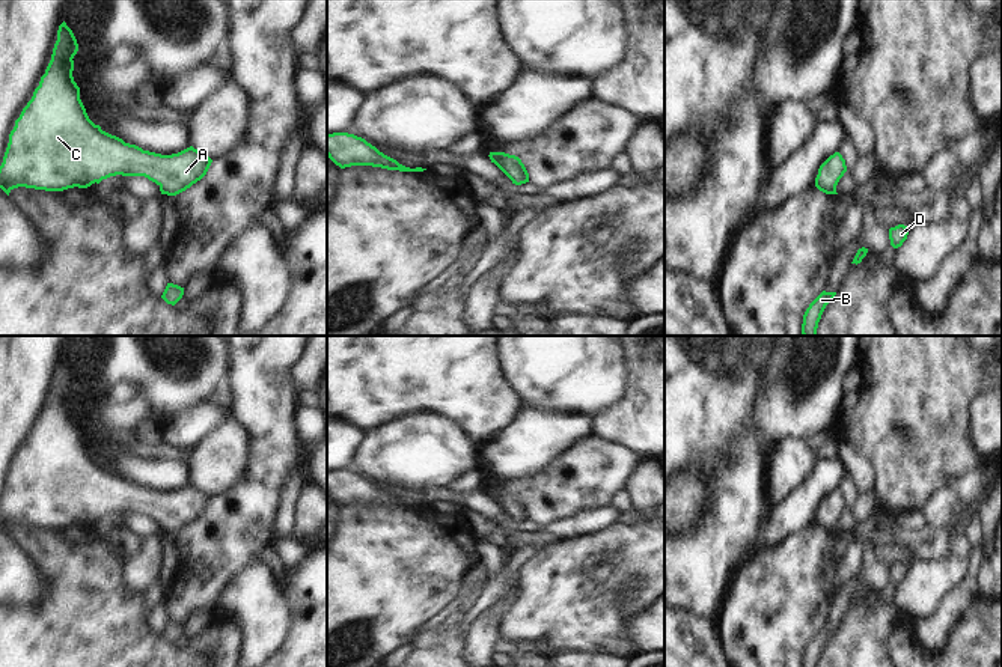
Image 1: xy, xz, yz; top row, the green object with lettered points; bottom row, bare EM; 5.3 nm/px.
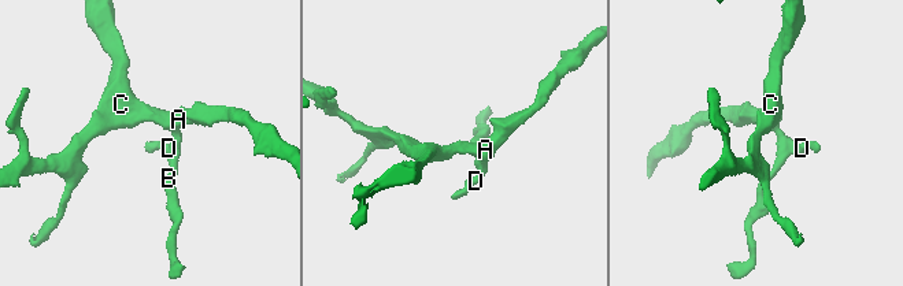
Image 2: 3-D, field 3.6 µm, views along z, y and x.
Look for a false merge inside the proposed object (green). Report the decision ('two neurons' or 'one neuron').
one neuron

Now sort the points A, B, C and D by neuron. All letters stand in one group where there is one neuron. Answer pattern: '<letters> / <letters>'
A B C D

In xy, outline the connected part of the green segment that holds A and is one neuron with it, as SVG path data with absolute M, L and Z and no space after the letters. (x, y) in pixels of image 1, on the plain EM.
M63 358L51 397L23 446L9 471L9 480L0 503L0 525L9 533L14 525L26 524L45 528L87 525L110 513L145 513L160 524L161 531L176 533L200 518L212 497L193 483L172 492L143 488L125 480L95 462L80 437L80 425L74 419L74 393L78 388L72 367Z

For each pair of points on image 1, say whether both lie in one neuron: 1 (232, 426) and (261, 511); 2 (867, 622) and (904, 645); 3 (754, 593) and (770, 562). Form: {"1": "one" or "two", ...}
{"1": "two", "2": "two", "3": "one"}

